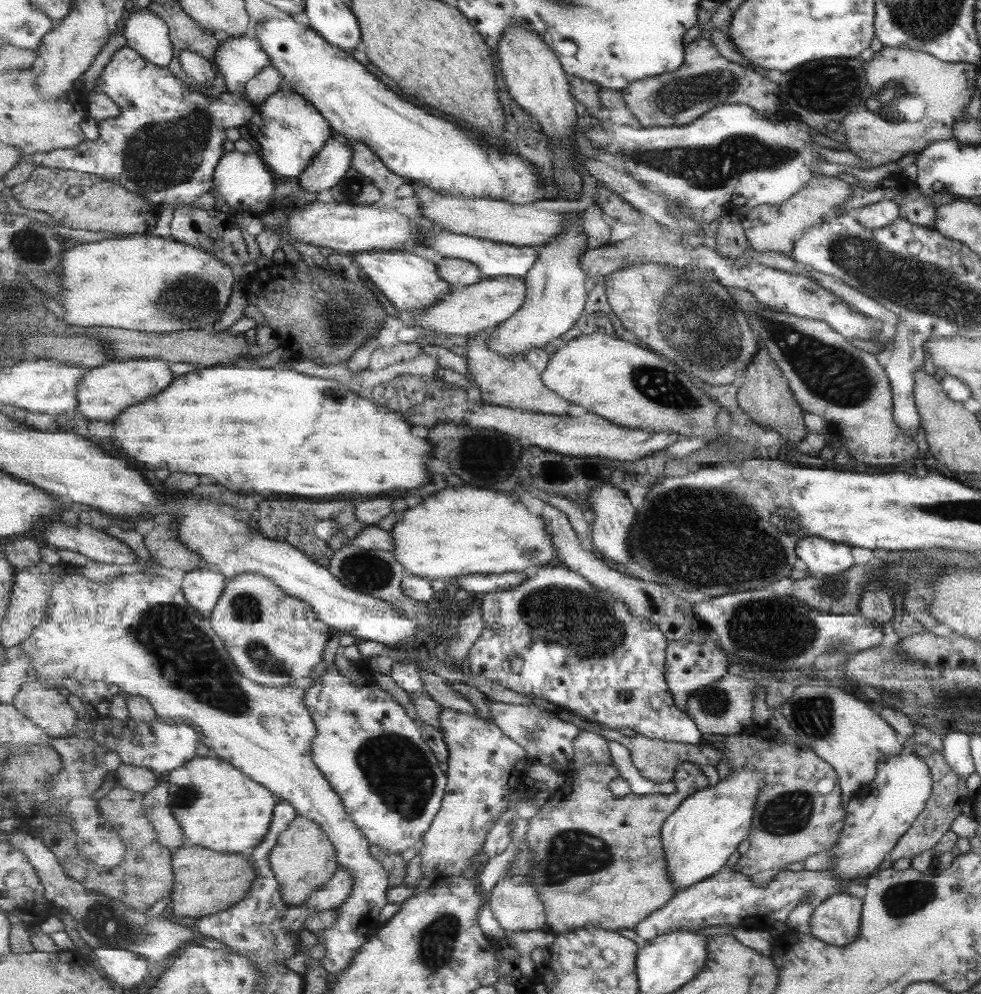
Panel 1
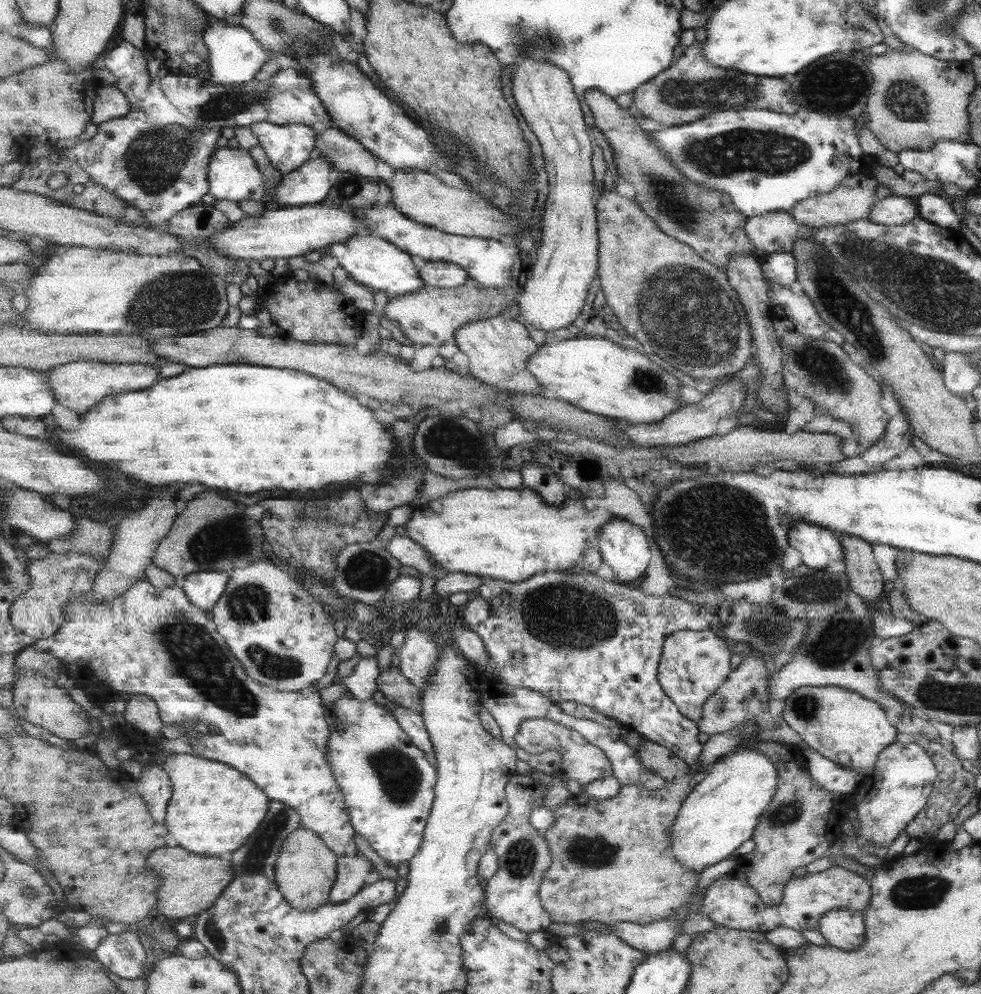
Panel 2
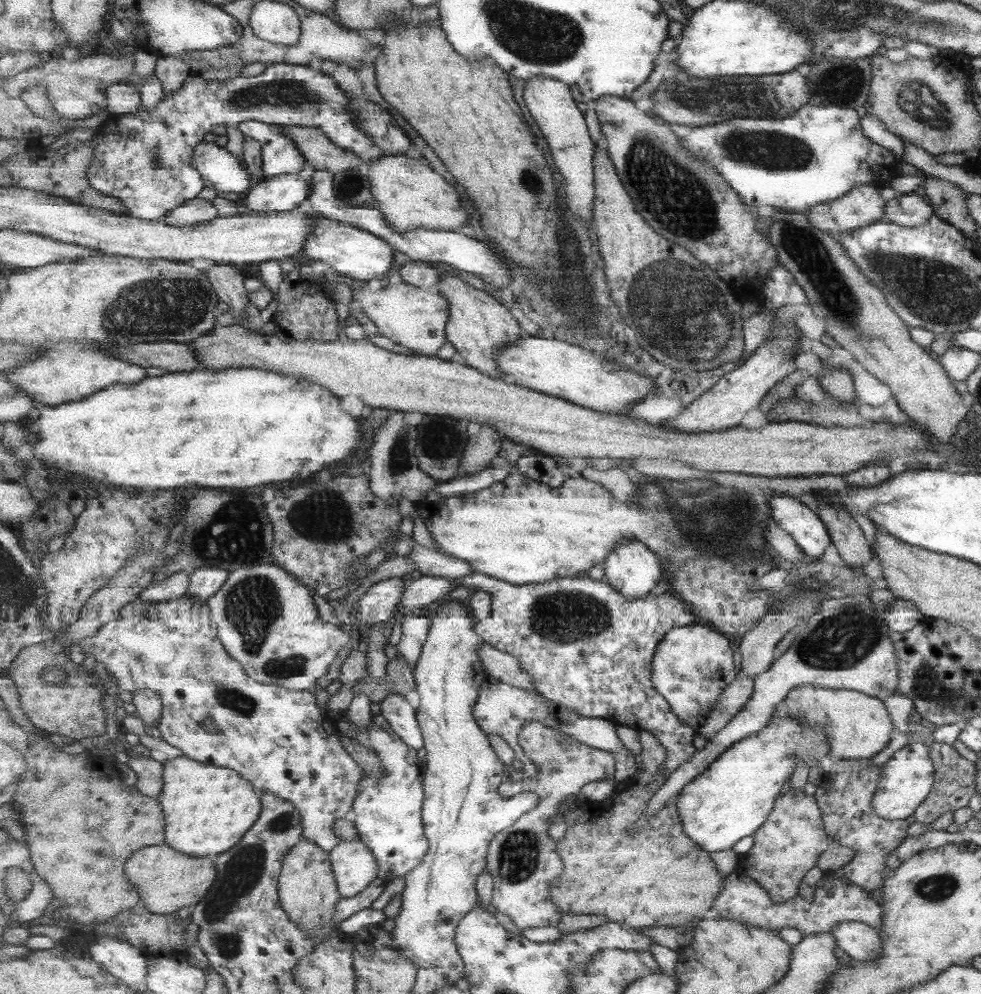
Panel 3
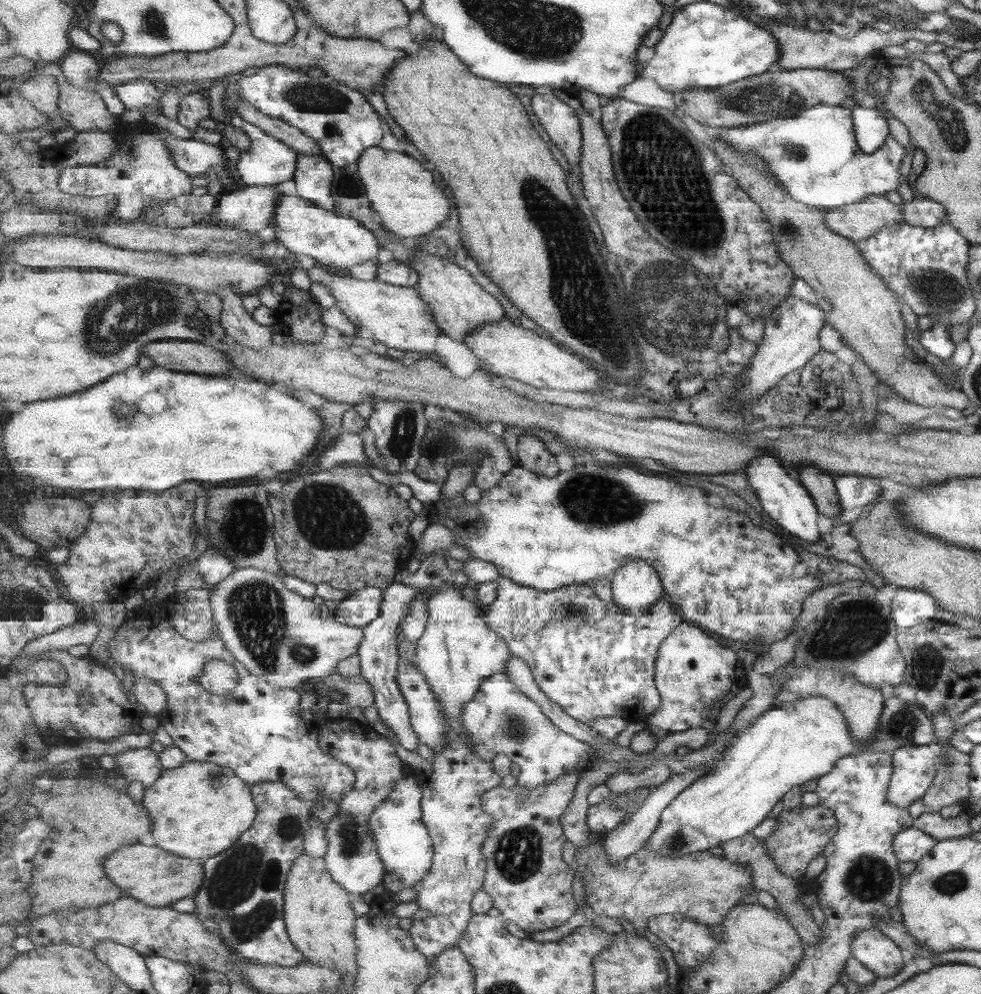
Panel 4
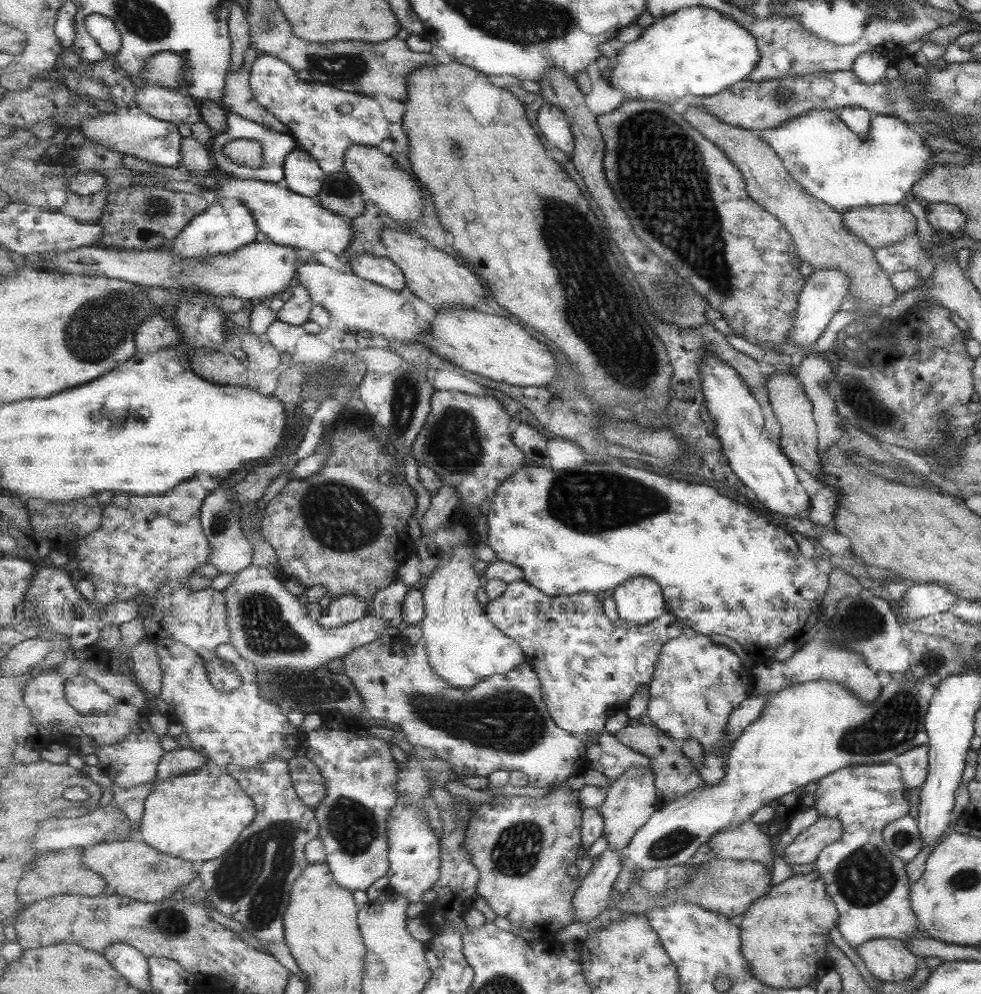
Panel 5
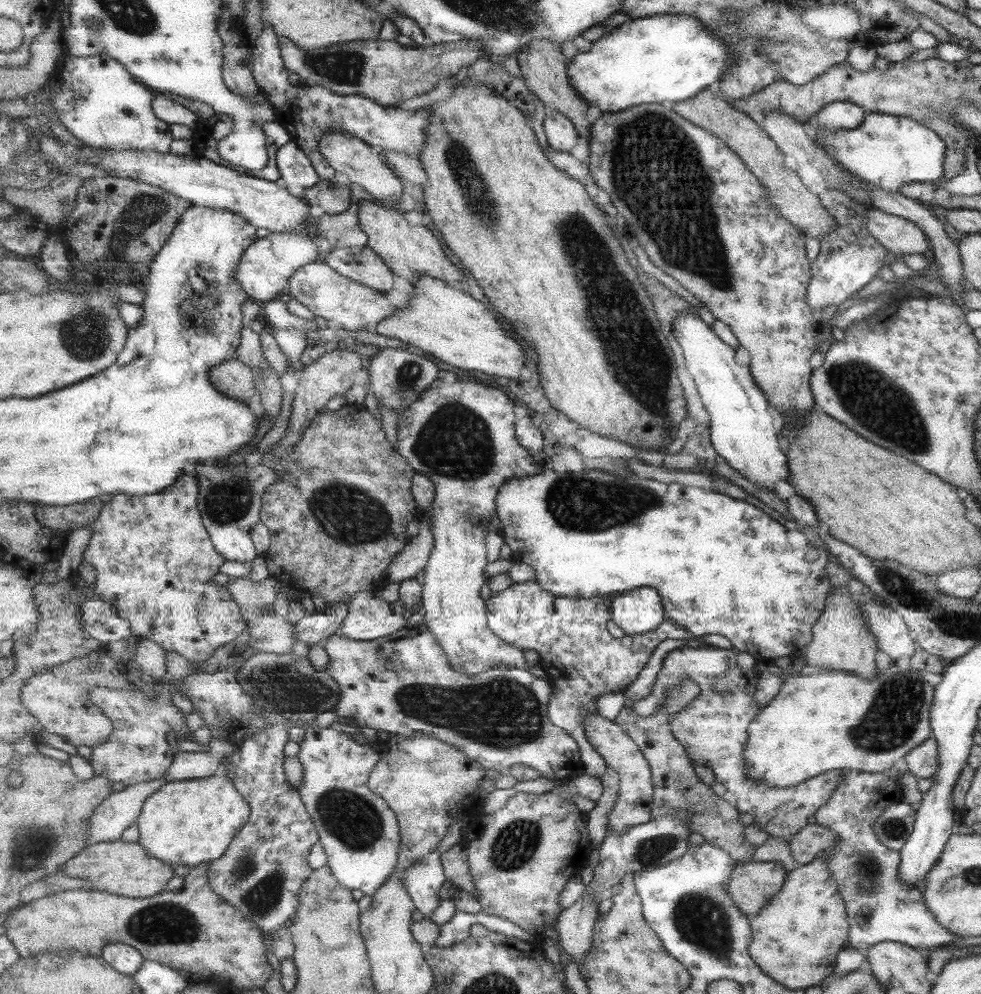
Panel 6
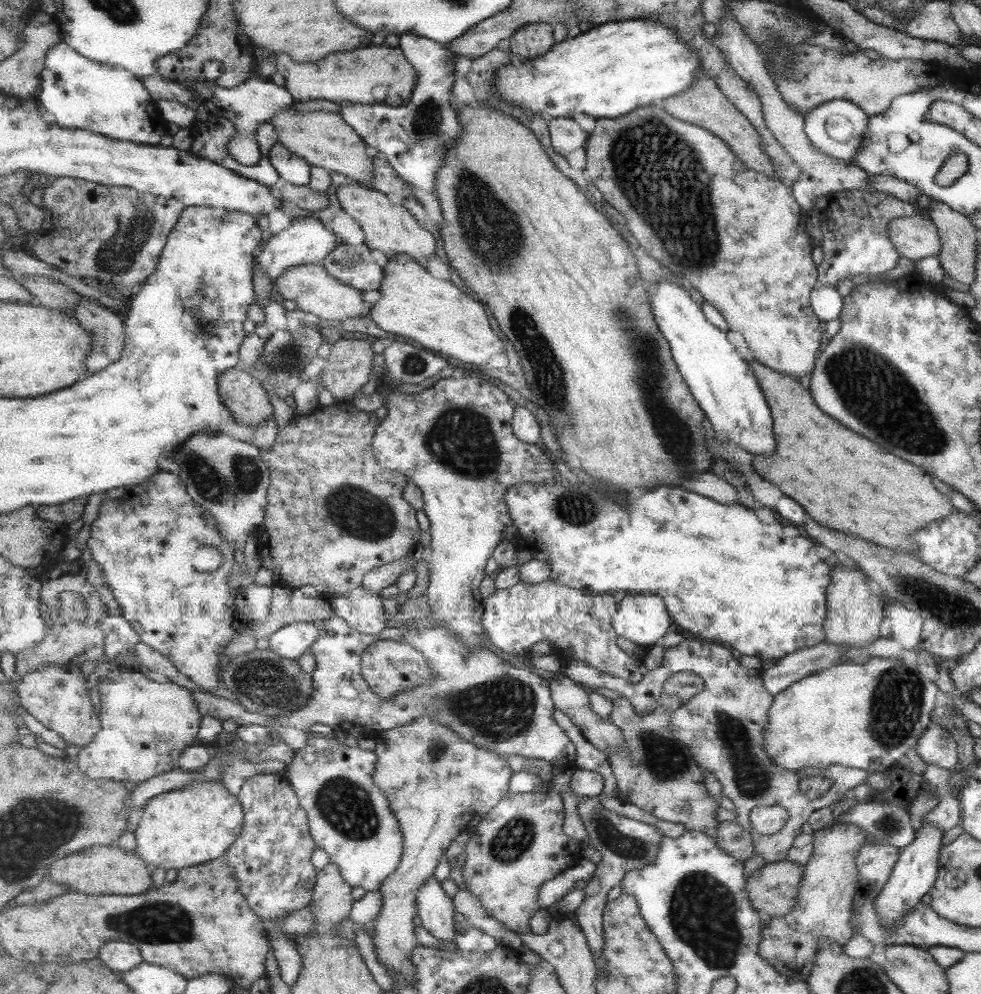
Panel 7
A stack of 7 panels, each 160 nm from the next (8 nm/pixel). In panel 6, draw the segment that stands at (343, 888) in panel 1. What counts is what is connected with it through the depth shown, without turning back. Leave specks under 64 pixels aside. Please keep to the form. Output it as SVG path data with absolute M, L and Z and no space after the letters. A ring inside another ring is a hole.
M312 724L307 726L305 741L299 744L297 755L305 769L300 793L318 827L320 844L329 855L328 866L344 887L361 890L365 895L374 895L396 872L402 852L402 830L398 814L380 794L370 789L368 782L375 766L381 762L380 750L357 744L351 734L337 732L333 728L317 728Z

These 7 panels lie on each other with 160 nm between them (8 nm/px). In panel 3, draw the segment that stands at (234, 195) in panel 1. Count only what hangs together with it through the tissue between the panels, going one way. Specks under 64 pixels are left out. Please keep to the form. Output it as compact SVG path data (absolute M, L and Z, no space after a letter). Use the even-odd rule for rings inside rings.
M201 141L192 152L192 165L202 174L207 188L223 192L236 192L239 196L251 188L251 176L241 162L227 152L227 148Z

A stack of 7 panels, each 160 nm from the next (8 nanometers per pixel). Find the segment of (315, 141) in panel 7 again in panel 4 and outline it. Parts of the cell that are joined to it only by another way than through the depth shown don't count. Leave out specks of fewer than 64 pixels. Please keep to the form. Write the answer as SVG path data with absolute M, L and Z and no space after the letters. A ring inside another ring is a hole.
M371 147L363 151L358 163L359 174L375 213L383 226L395 236L419 238L431 234L449 218L453 202L422 162L406 153Z

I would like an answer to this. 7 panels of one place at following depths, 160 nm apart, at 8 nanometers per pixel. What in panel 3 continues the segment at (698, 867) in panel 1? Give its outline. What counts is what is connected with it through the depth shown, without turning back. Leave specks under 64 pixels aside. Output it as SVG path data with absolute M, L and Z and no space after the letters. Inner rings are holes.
M789 716L772 717L755 736L731 748L678 796L677 804L685 833L707 852L731 850L739 840L754 837L774 808L779 790L790 778L797 762L811 768L830 752L819 728L803 728Z

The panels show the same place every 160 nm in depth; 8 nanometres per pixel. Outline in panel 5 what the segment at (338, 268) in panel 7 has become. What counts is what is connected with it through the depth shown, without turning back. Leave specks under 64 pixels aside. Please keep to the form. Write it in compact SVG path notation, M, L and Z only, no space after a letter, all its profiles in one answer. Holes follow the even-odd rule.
M375 254L353 256L348 260L351 272L363 279L402 293L407 288L407 279L402 270L389 257Z

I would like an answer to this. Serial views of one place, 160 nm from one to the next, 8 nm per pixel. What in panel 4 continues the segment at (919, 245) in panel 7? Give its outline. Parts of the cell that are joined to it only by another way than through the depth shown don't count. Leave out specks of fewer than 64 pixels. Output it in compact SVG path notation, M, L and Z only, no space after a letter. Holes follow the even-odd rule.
M868 196L861 202L855 204L841 206L835 209L825 209L826 226L834 234L841 235L842 238L849 239L853 242L865 240L873 234L879 233L879 230L893 225L903 224L902 208L893 204L885 198L885 196Z

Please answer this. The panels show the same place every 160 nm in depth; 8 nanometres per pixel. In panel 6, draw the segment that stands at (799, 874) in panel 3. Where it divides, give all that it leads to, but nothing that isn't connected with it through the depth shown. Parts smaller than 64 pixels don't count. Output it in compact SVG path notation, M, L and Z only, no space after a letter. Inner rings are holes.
M807 823L804 828L788 843L792 859L797 866L806 865L814 860L818 852L829 848L839 839L835 833L819 826L817 823Z

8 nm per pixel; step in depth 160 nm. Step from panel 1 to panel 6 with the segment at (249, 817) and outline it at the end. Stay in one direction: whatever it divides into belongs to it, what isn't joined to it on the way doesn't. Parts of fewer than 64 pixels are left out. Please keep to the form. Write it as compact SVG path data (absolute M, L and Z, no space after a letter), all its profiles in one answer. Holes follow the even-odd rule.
M220 772L208 778L171 781L144 803L137 822L140 829L139 843L153 858L168 861L174 866L183 864L193 870L203 862L218 861L229 850L239 831L249 822L250 816L251 807L246 798L224 773Z

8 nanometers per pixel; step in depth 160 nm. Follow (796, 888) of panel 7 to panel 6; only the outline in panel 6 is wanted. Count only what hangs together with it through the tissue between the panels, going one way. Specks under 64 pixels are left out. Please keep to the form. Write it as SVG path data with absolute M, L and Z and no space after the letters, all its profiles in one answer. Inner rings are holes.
M778 862L739 864L732 874L728 891L744 913L754 916L782 890L786 873L787 870Z

